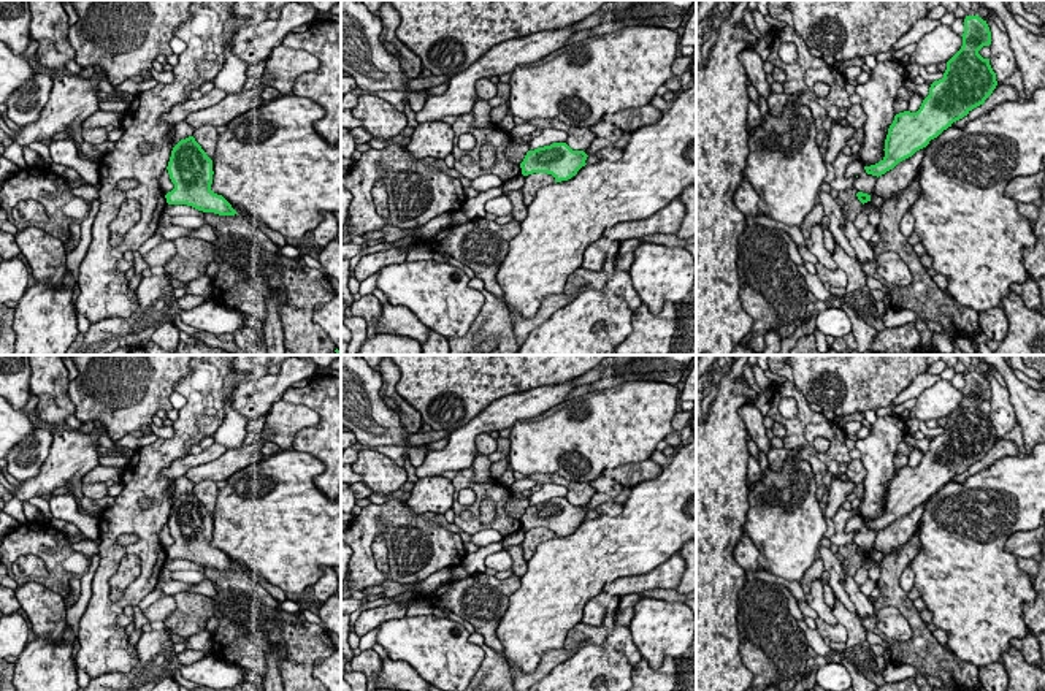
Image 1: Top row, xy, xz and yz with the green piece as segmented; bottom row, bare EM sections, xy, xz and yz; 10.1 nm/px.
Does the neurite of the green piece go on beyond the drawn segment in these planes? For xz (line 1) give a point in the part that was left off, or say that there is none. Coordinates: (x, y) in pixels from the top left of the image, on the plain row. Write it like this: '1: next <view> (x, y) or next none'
1: next none

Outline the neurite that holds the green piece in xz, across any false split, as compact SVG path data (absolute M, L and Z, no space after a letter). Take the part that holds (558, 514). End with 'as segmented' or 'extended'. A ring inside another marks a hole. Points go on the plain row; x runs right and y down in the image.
M553 498L528 506L520 523L523 531L547 528L555 533L555 537L561 537L576 531L587 520L587 512L584 506L572 506L566 498Z | as segmented

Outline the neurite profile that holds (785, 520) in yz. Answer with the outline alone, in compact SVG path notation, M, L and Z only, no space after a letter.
M788 458L779 471L767 466L753 485L748 480L747 485L744 534L760 550L760 567L801 583L826 533L810 464Z

